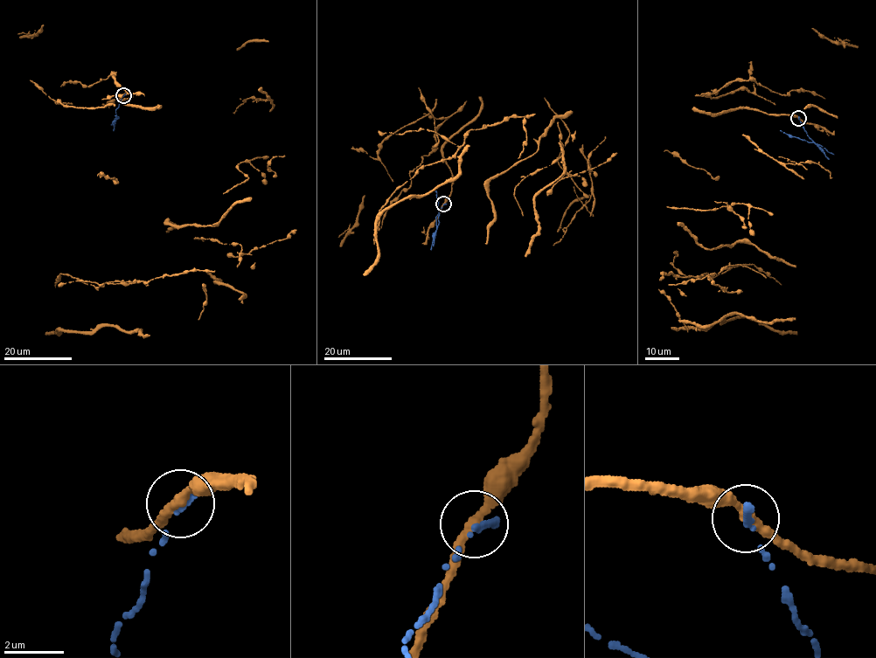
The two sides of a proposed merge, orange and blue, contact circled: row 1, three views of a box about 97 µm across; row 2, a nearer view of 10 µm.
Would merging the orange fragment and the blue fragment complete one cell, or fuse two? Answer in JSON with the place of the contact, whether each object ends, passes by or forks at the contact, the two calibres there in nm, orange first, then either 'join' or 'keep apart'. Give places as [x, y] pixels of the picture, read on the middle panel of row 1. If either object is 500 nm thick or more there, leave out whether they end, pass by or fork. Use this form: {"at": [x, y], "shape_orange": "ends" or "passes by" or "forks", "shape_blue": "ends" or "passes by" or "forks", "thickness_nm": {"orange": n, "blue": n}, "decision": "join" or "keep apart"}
{"at": [443, 204], "shape_orange": "passes by", "shape_blue": "ends", "thickness_nm": {"orange": 300, "blue": 260}, "decision": "keep apart"}

